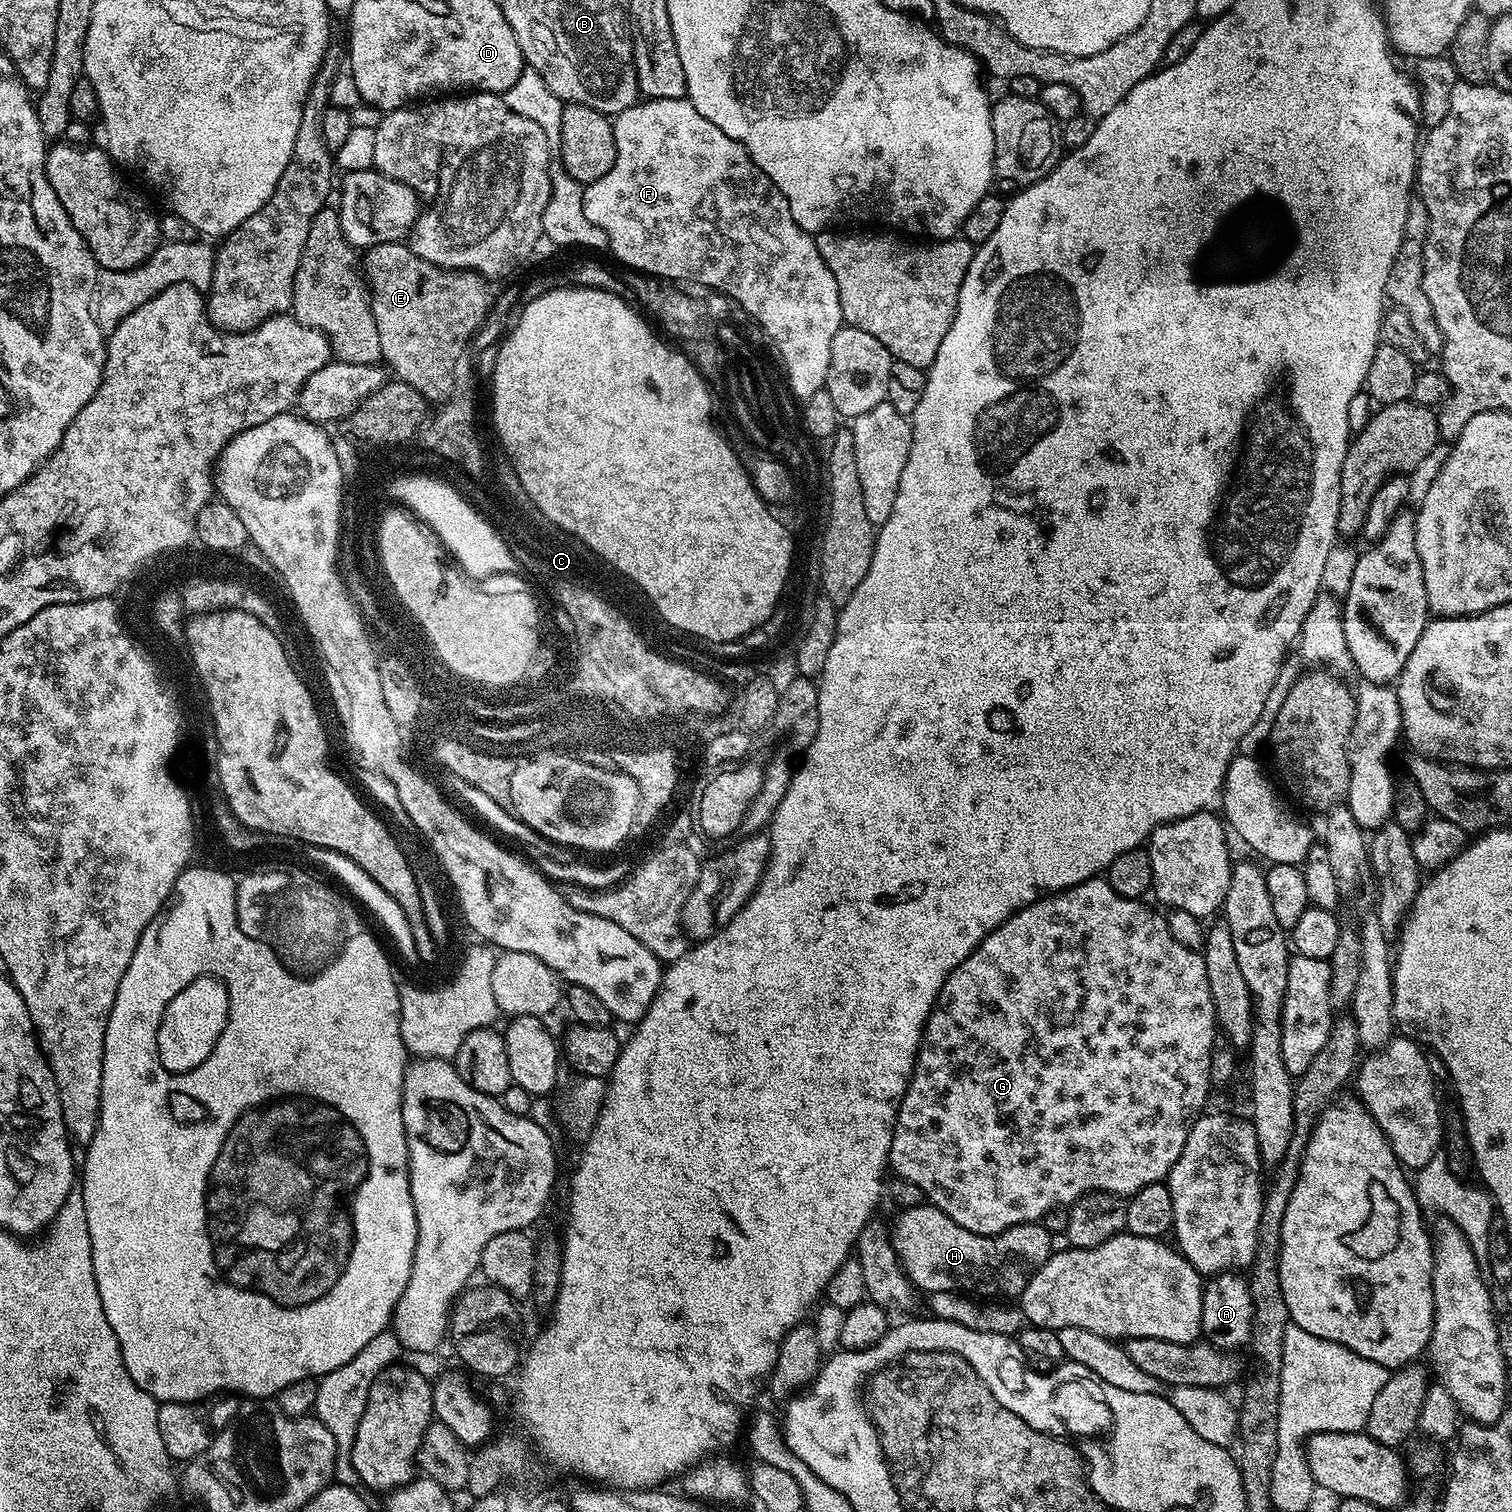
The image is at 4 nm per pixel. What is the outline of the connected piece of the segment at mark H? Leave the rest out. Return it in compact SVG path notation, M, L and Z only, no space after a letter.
M927 1202L916 1208L903 1209L899 1215L896 1225L893 1223L890 1228L894 1250L905 1275L924 1294L963 1292L980 1298L1016 1298L1026 1290L1032 1275L1051 1258L1054 1251L1053 1233L1047 1232L1040 1222L1019 1224L997 1236L979 1236L958 1226L954 1218L942 1214L942 1210Z

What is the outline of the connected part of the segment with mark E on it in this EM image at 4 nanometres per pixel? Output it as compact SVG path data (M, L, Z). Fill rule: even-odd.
M407 243L379 244L367 249L362 256L362 271L372 297L374 326L378 326L380 359L395 379L414 386L418 394L430 402L443 402L454 390L454 368L465 359L473 336L488 317L493 293L488 293L489 281L478 272L439 268L426 262Z

